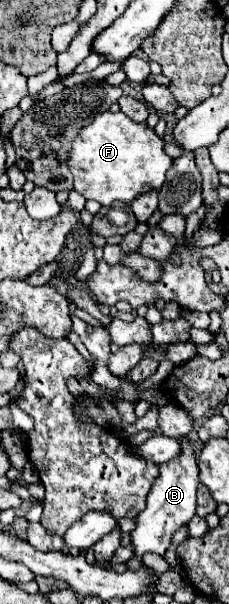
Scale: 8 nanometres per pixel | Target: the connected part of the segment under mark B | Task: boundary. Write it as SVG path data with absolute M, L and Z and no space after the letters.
M180 440L184 452L178 456L178 460L170 460L168 464L160 466L160 478L152 486L148 494L146 508L136 516L136 528L130 532L130 542L134 546L134 556L128 560L131 570L138 570L142 566L142 556L148 552L154 552L158 556L164 556L172 534L180 528L180 524L186 524L194 512L196 512L196 490L200 484L198 478L198 464L194 458L194 450L188 440Z

